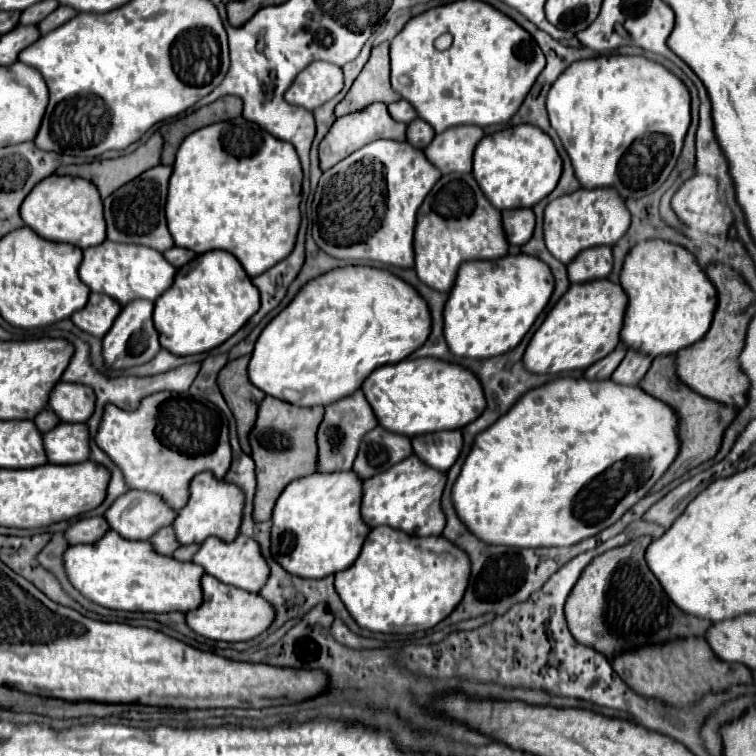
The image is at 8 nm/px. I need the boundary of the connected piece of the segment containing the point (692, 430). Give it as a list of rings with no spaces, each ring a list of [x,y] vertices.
[[[670,354],[670,356],[656,356],[654,362],[652,362],[652,366],[650,366],[650,372],[646,372],[646,376],[642,378],[640,388],[646,390],[652,396],[664,400],[666,404],[670,404],[678,412],[678,416],[680,416],[680,442],[682,442],[680,454],[672,462],[672,466],[668,468],[668,472],[652,488],[652,492],[656,492],[662,486],[670,484],[672,480],[680,478],[682,474],[686,474],[688,470],[696,468],[698,464],[710,460],[718,452],[718,448],[722,444],[724,430],[736,418],[738,408],[726,406],[726,404],[716,404],[716,400],[710,400],[706,396],[700,396],[698,392],[694,392],[692,388],[688,388],[686,384],[682,384],[682,380],[676,374],[676,356],[674,354]]]

